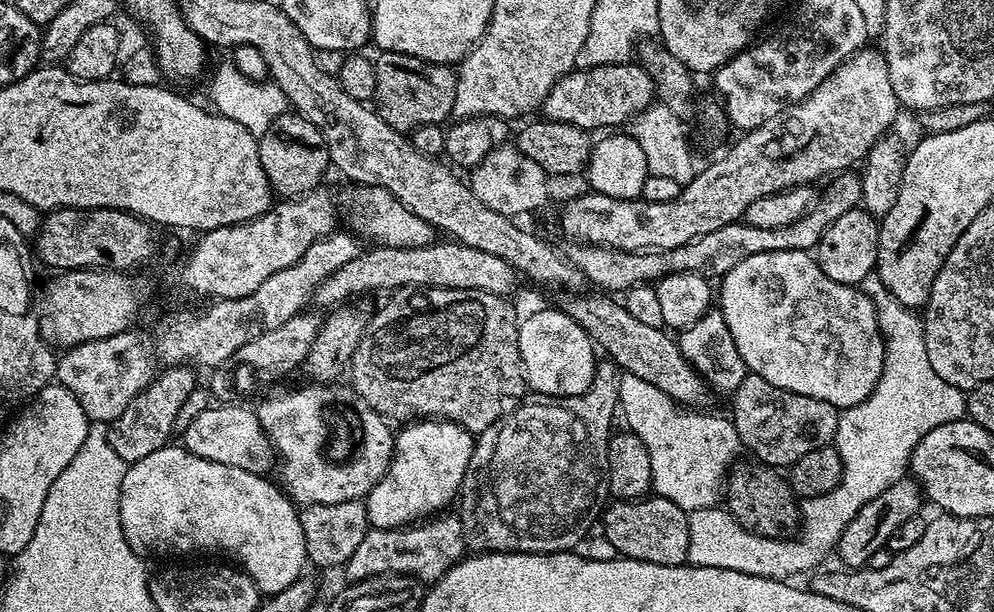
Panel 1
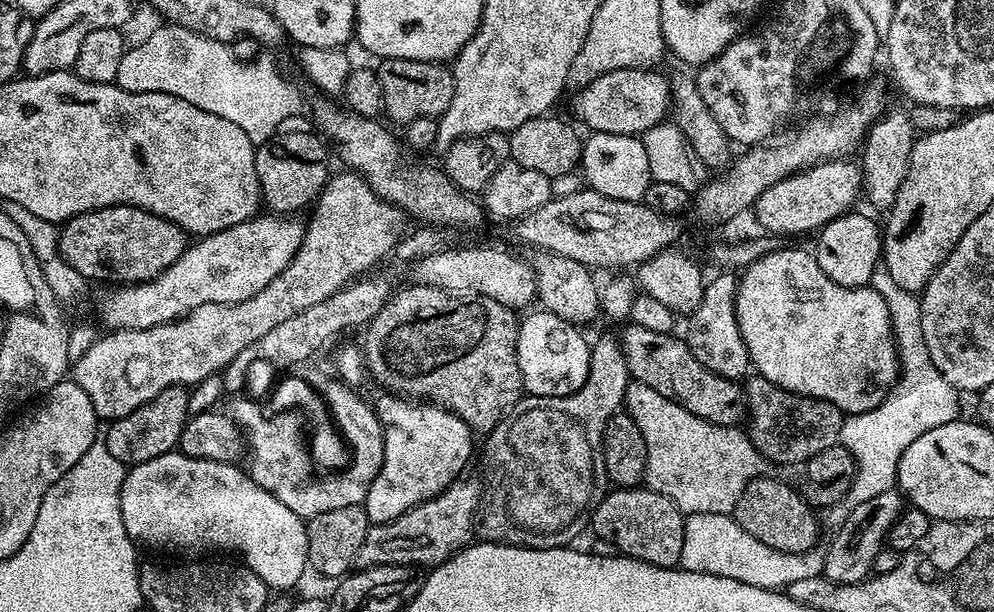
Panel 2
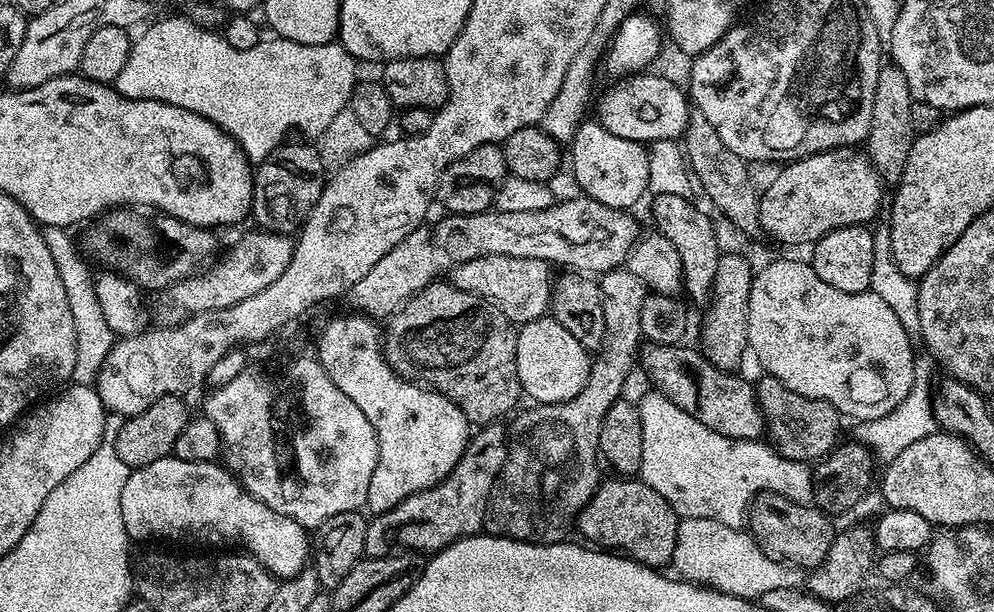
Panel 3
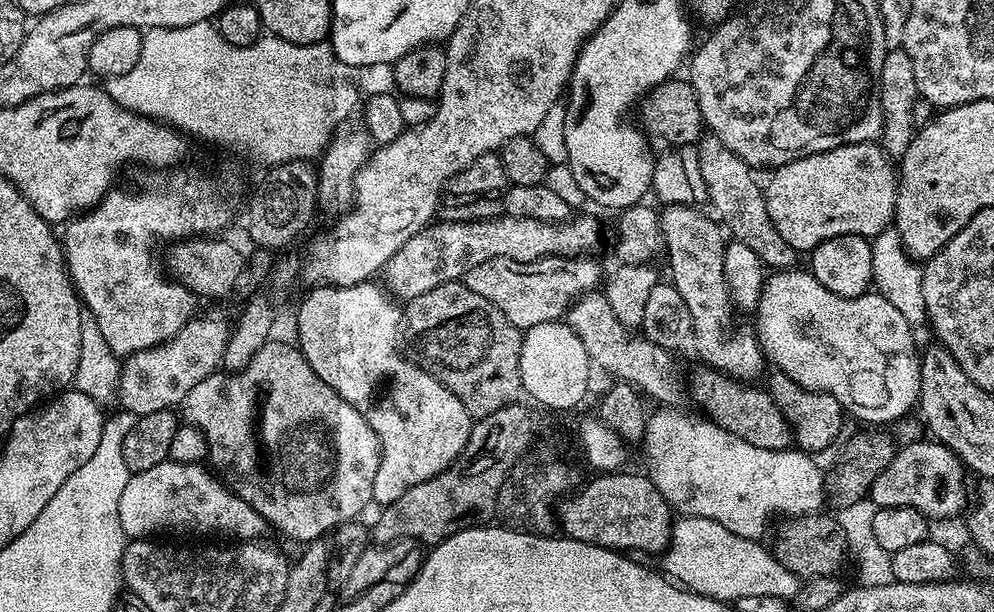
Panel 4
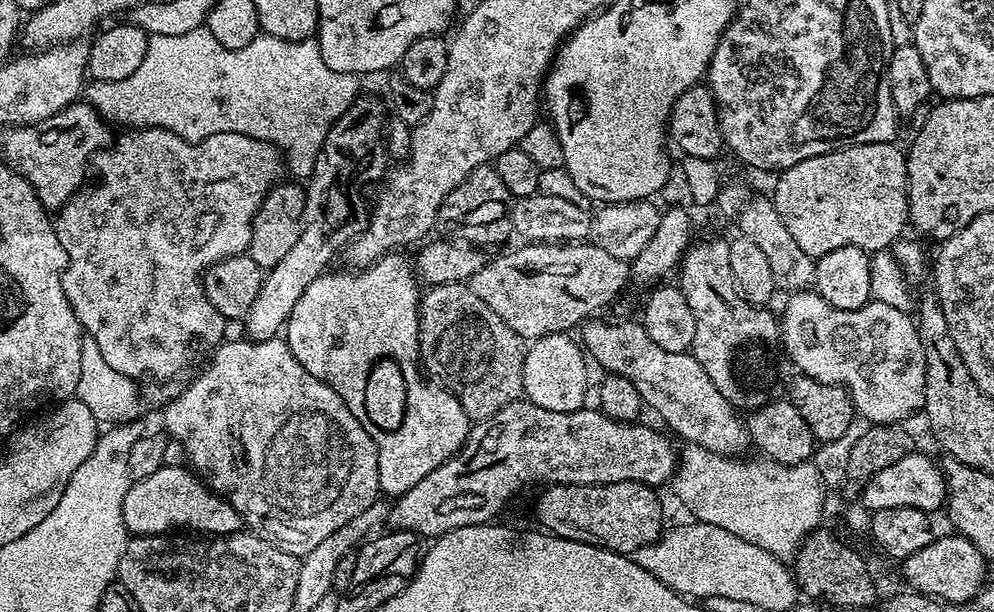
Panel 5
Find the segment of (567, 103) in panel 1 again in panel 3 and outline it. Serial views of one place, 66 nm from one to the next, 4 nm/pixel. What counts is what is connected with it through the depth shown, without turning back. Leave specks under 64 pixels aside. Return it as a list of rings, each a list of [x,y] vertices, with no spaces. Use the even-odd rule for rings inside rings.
[[[635,73],[633,76],[617,81],[616,85],[608,89],[598,106],[597,123],[609,130],[610,134],[615,134],[618,138],[626,138],[627,141],[638,141],[643,144],[651,144],[660,140],[677,141],[685,135],[690,126],[690,120],[688,120],[689,99],[685,91],[681,87],[679,89],[670,79],[650,73]]]

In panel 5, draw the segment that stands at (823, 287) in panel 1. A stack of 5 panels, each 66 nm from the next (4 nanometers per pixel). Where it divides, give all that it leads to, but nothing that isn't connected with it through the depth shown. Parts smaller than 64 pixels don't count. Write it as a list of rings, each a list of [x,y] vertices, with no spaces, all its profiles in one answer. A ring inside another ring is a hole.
[[[815,290],[793,291],[787,298],[789,300],[784,304],[784,316],[779,317],[782,352],[785,357],[789,356],[792,359],[796,370],[823,384],[838,384],[841,388],[845,388],[852,399],[853,409],[863,419],[873,424],[898,424],[907,421],[907,416],[919,413],[923,409],[926,398],[926,354],[922,354],[922,342],[918,338],[916,321],[908,312],[898,310],[894,306],[886,306],[880,300],[863,304],[858,310],[838,310],[838,306],[830,306],[830,302],[826,302],[826,298],[822,298]]]

